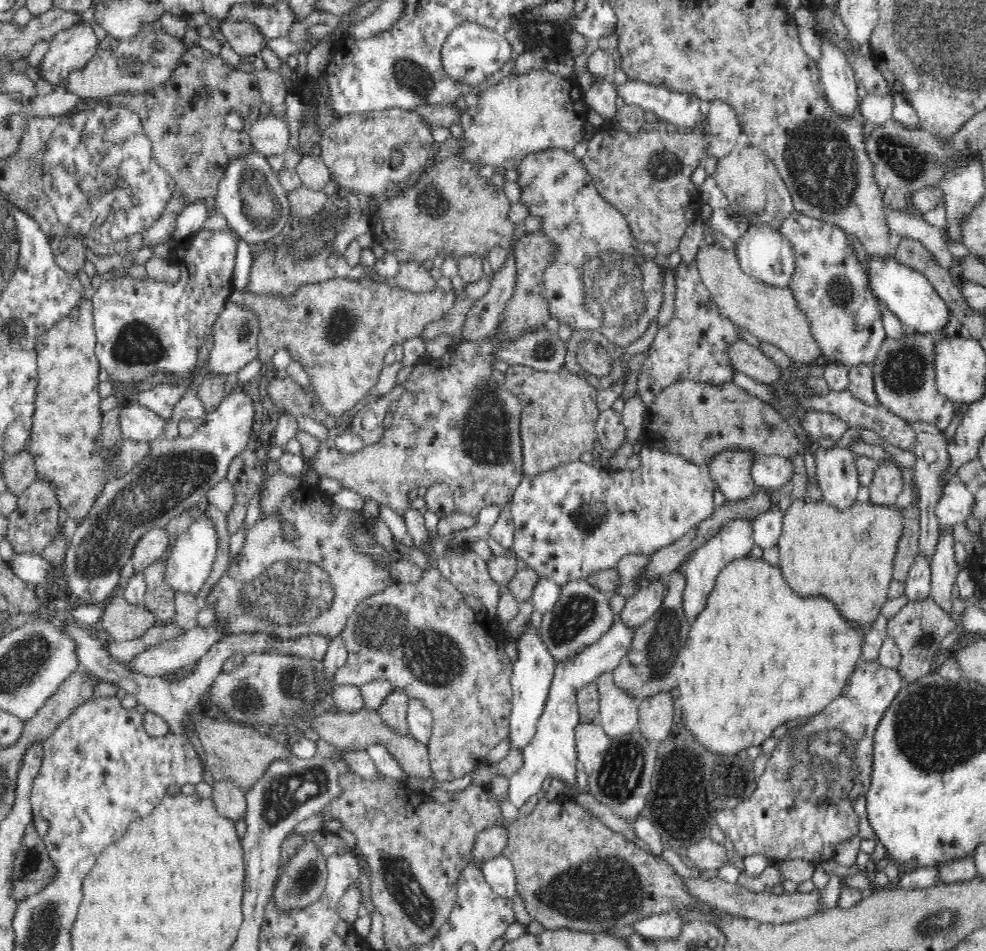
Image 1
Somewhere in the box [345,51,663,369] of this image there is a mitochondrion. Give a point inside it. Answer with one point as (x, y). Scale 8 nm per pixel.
(407, 74)

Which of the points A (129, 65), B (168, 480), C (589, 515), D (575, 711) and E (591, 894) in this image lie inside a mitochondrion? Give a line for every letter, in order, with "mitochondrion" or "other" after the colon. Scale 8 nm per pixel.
A: mitochondrion
B: mitochondrion
C: mitochondrion
D: other
E: mitochondrion

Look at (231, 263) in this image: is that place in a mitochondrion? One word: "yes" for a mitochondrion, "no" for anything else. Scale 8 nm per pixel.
no

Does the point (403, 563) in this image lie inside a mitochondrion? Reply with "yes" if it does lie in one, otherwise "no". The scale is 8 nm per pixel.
no

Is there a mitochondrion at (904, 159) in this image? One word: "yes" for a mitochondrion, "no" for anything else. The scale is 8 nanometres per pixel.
yes

